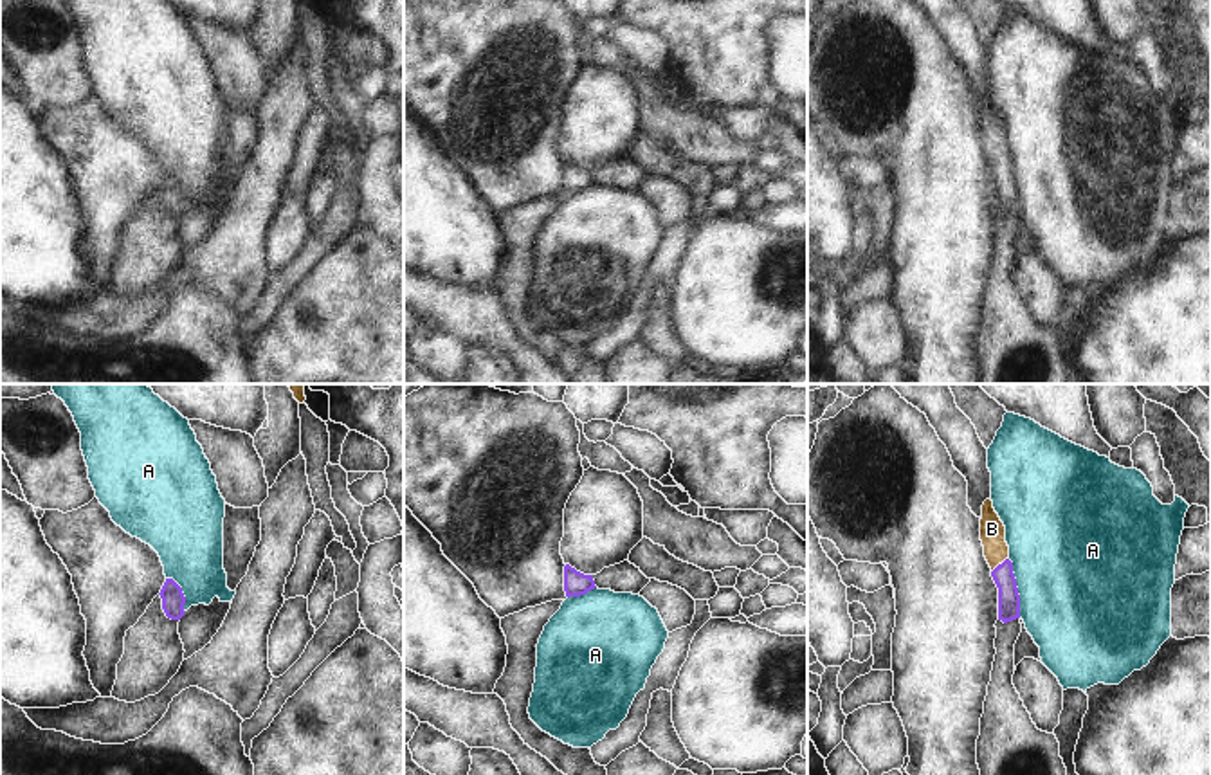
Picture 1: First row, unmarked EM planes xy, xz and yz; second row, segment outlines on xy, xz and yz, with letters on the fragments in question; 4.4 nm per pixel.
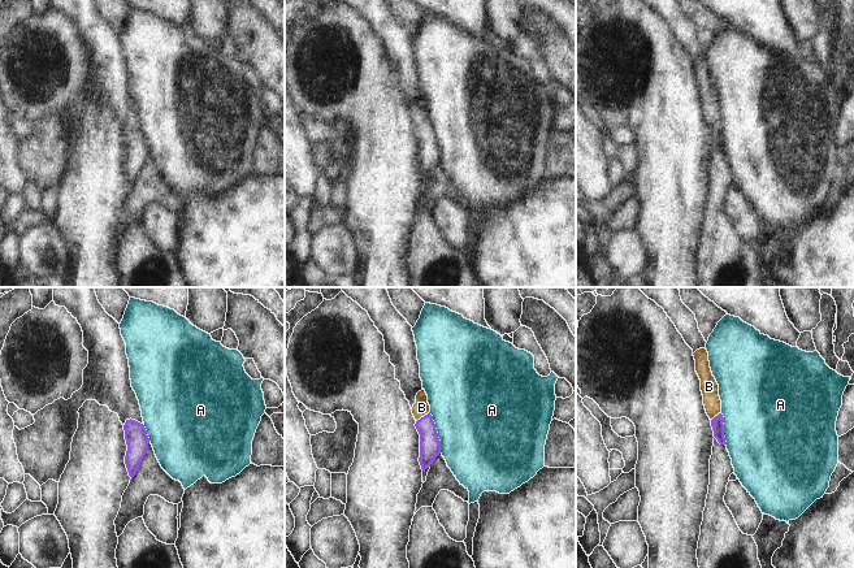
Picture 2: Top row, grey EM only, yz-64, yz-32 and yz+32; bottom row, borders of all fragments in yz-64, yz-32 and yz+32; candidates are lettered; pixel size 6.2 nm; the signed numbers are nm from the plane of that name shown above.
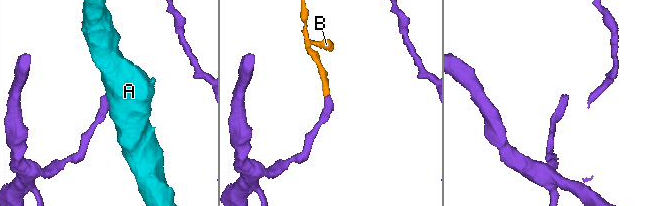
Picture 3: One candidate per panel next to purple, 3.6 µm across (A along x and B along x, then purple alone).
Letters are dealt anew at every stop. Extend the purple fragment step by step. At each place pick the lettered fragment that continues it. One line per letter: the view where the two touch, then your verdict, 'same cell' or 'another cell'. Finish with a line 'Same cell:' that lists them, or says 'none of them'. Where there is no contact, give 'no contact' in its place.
A: contact in yz; another cell
B: contact in yz; same cell
Same cell: B

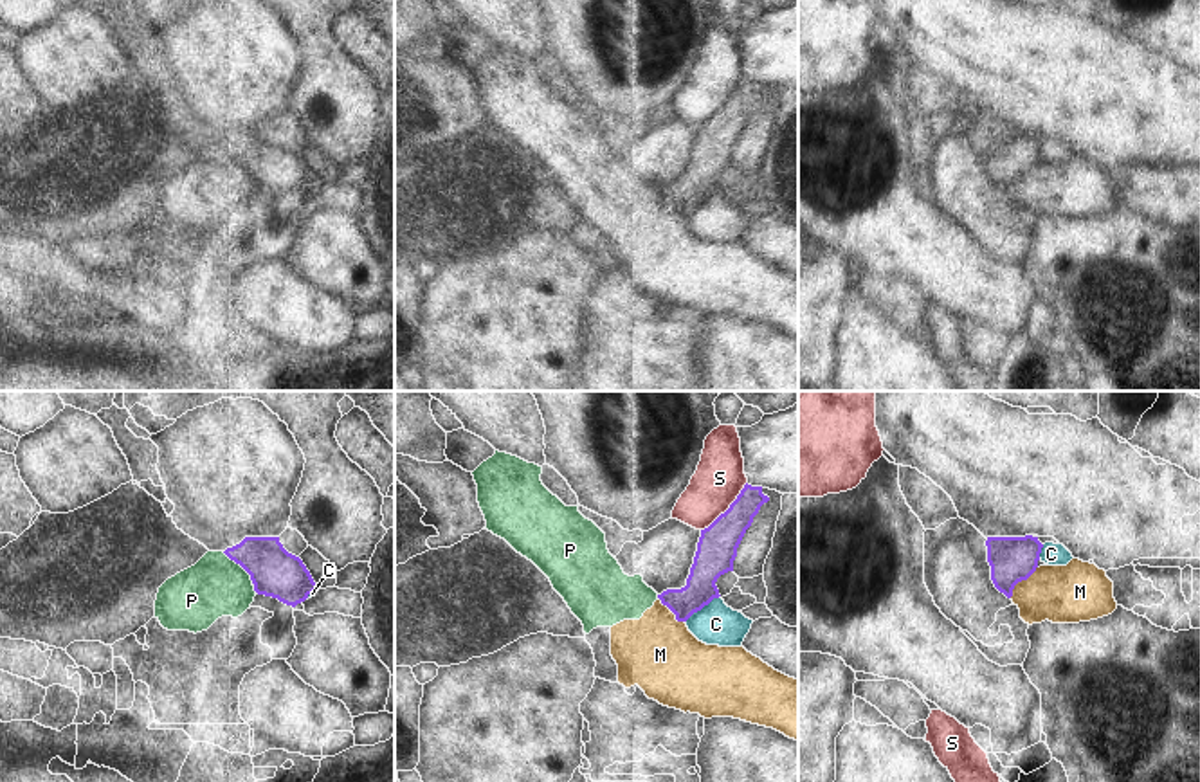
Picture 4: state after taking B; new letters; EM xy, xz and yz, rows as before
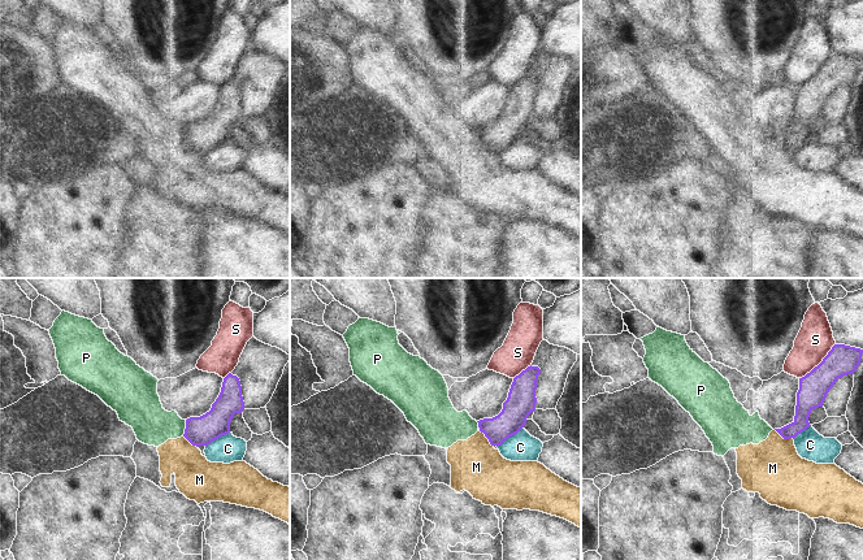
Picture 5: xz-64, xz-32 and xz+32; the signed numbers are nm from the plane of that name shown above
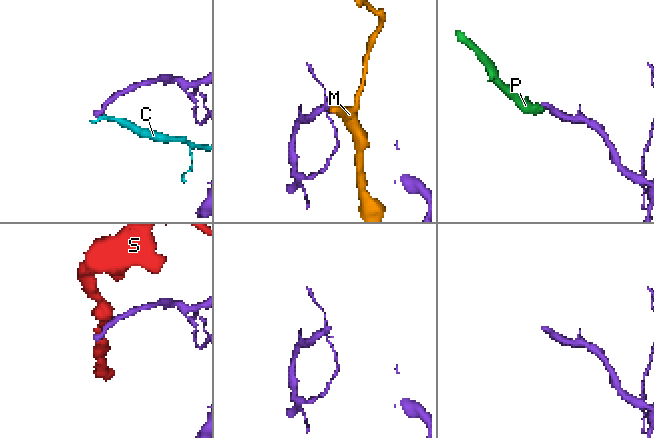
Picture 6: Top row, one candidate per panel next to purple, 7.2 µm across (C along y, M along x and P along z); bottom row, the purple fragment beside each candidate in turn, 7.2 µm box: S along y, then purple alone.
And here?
C: contact in xz; another cell
M: contact in yz; another cell
P: contact in xy; another cell
S: contact in xz; another cell
Same cell: none of them

